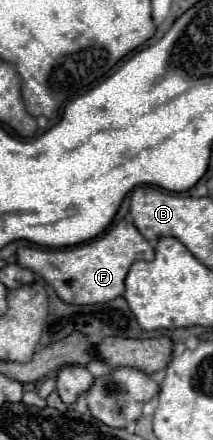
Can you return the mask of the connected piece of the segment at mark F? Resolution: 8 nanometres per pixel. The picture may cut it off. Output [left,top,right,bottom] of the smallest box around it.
[17,221,154,305]

